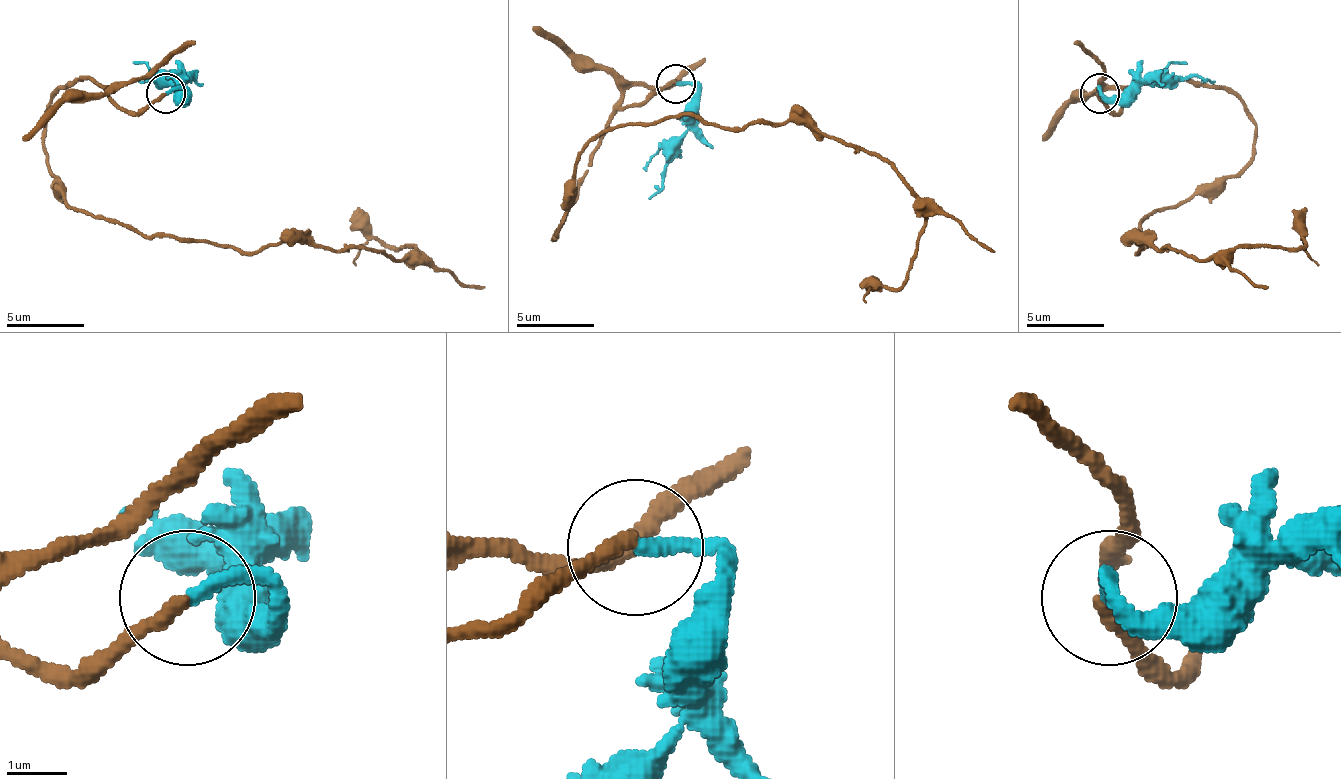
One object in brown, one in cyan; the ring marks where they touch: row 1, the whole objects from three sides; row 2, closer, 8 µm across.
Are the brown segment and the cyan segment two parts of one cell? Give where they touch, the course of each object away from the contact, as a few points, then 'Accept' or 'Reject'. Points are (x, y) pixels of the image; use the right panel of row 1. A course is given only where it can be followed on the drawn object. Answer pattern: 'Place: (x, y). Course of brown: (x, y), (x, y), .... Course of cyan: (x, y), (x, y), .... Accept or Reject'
Place: (1099, 93). Course of brown: (1100, 94), (1186, 78), (1245, 110), (1253, 157), (1147, 215), (1139, 251), (1304, 239), (1319, 266). Course of cyan: (1100, 94), (1135, 94), (1186, 74), (1198, 74), (1214, 82). Reject

